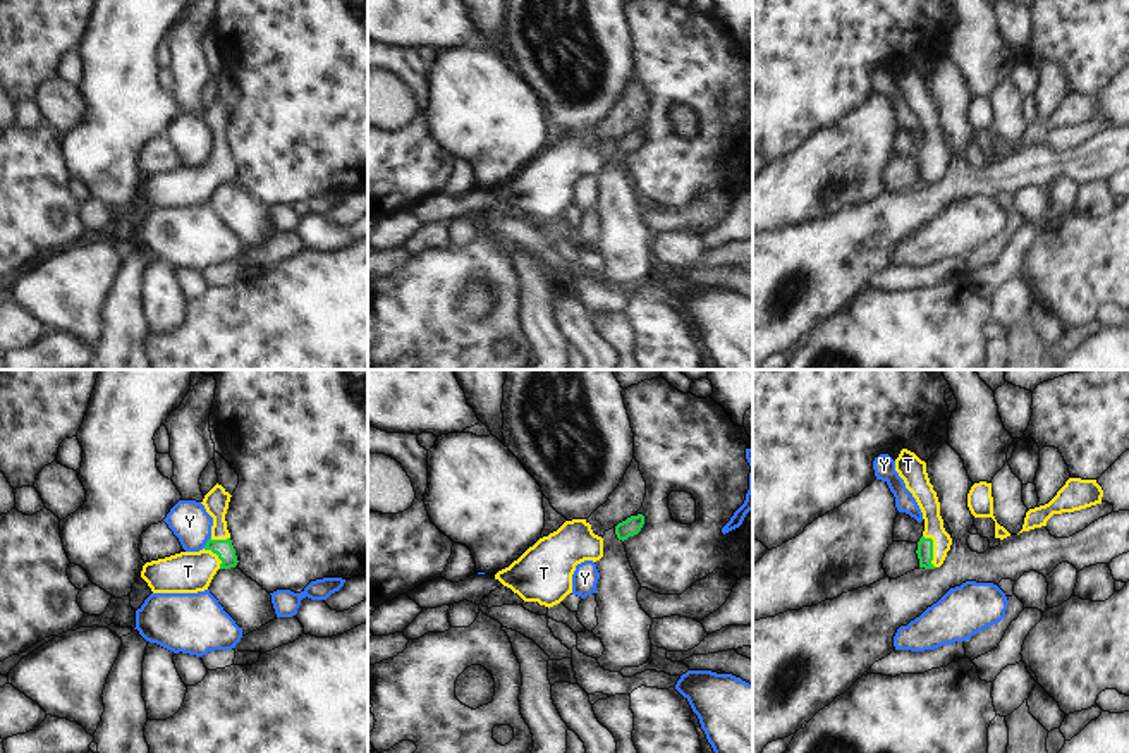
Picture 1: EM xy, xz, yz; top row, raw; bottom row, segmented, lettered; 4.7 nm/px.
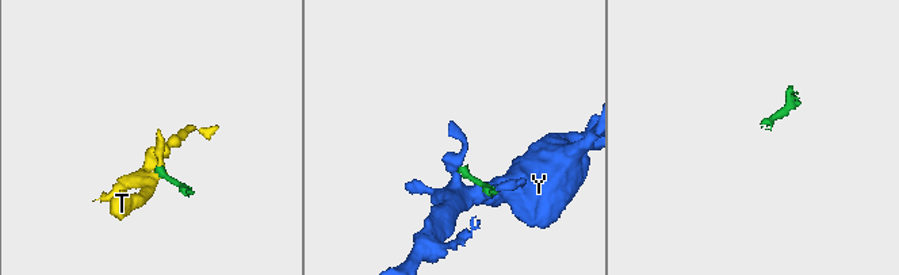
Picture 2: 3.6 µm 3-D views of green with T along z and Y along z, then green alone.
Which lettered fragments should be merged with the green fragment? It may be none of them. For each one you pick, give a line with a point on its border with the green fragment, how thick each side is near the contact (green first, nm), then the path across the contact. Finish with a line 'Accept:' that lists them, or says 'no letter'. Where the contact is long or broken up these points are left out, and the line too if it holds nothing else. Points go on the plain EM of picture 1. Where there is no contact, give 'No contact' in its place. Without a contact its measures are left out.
T: Touches green at yz (932, 164). Thickness 80 nm (green) against 100 nm. Path across: yz (925, 160), (932, 164), (932, 126), (927, 114)
Accept: T.

